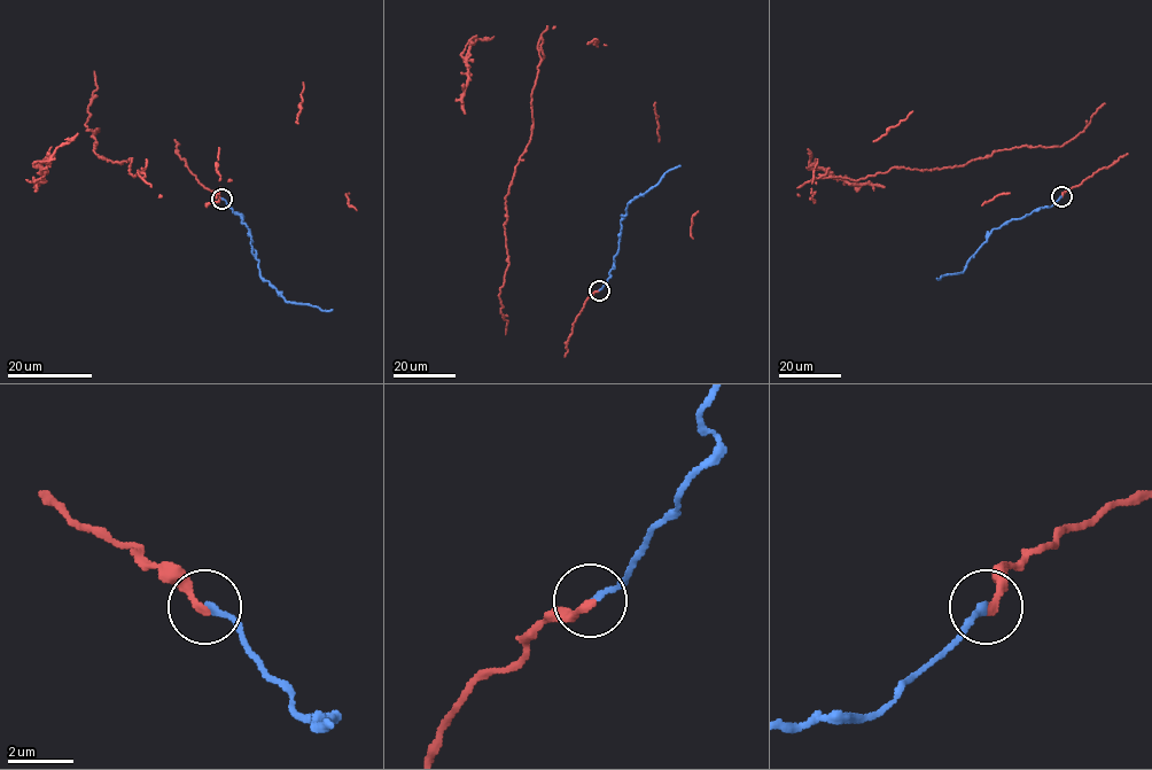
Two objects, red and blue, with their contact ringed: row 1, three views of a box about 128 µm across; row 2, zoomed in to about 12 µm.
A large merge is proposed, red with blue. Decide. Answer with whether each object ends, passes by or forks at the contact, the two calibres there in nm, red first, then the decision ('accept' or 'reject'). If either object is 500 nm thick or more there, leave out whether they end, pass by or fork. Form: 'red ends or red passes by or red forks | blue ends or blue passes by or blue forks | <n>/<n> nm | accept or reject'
red ends | blue ends | 260/180 nm | reject

